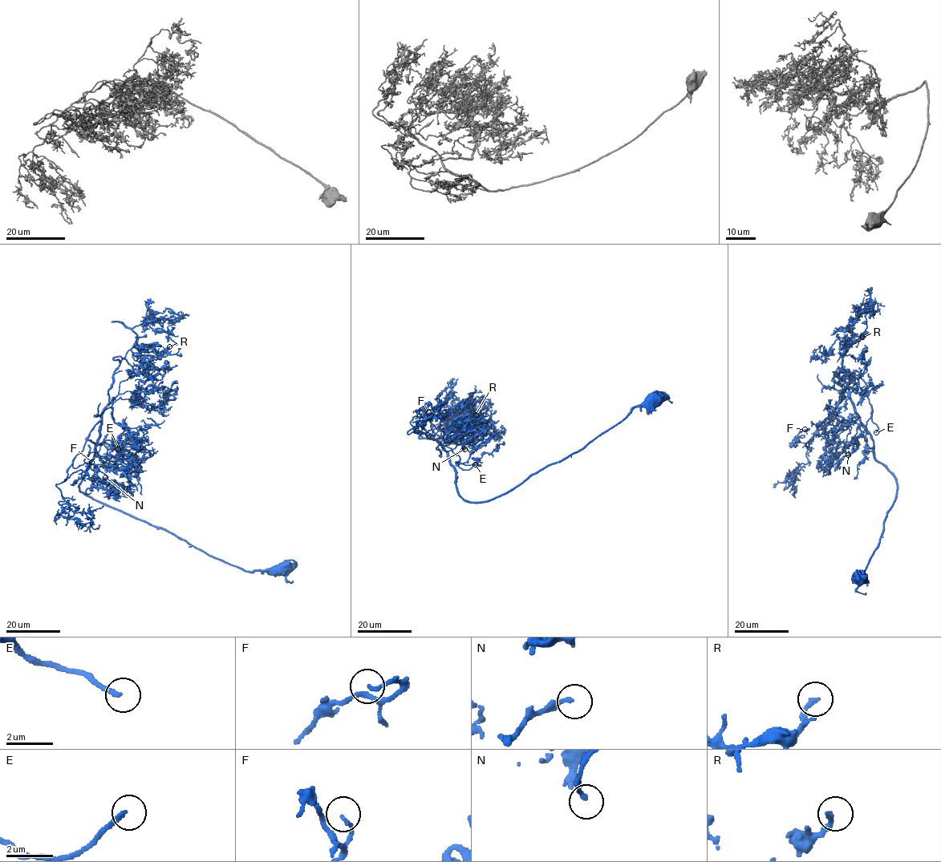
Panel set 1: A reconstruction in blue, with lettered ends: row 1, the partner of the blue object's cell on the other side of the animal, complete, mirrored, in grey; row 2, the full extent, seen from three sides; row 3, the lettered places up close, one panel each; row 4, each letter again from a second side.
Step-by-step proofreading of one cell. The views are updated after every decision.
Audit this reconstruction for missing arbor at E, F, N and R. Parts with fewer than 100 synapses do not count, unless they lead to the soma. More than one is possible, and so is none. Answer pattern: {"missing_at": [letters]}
{"missing_at": ["E"]}

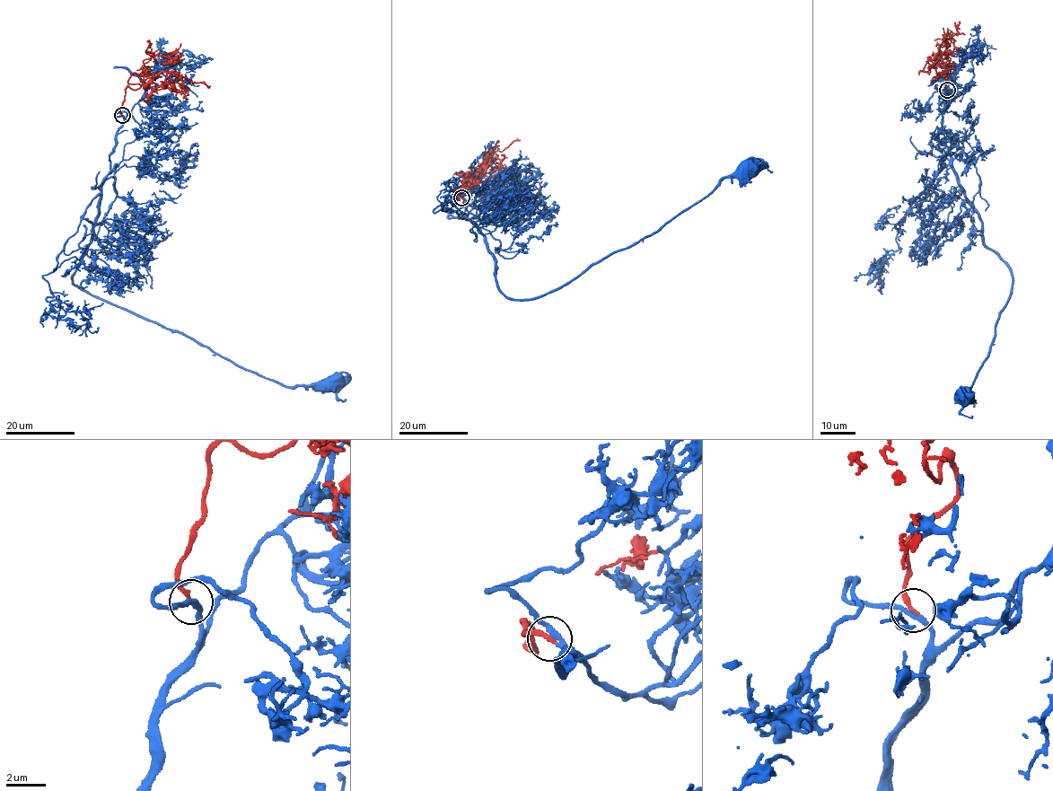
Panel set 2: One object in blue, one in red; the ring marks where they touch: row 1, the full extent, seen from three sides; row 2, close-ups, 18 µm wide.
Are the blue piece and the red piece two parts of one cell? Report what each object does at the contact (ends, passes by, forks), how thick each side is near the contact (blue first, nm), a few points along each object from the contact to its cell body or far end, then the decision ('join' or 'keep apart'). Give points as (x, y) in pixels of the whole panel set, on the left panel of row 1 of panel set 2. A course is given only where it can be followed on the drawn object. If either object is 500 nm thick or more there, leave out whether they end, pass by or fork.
blue passes by; red ends there; 240 nm thick on the blue side, 280 nm on the other; blue runs (122, 115), (74, 284), (286, 386), (331, 382); red runs (122, 115), (125, 90), (140, 86), (127, 83), (134, 73), (177, 73), (210, 86); join

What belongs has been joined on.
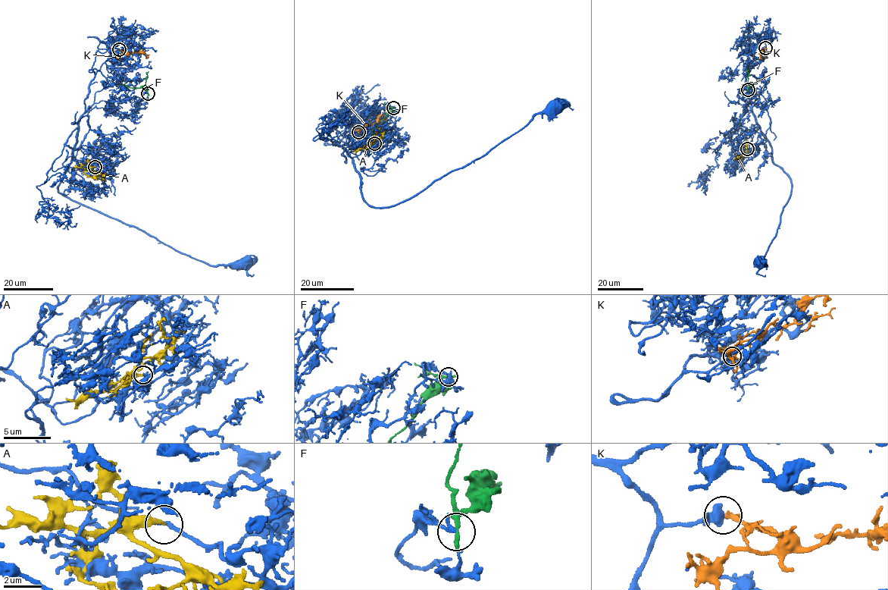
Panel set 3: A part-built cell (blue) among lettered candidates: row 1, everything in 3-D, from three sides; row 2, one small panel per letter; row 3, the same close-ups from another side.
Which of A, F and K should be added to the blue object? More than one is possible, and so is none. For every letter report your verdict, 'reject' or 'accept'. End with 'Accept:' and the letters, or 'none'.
A: reject
F: reject
K: accept
Accept: K

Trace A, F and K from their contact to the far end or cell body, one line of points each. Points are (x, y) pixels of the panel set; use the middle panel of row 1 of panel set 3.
A: (374, 143), (370, 143), (381, 136), (381, 127)
F: (393, 108), (367, 136)
K: (358, 131), (368, 123), (374, 123), (379, 116), (385, 114), (385, 117)

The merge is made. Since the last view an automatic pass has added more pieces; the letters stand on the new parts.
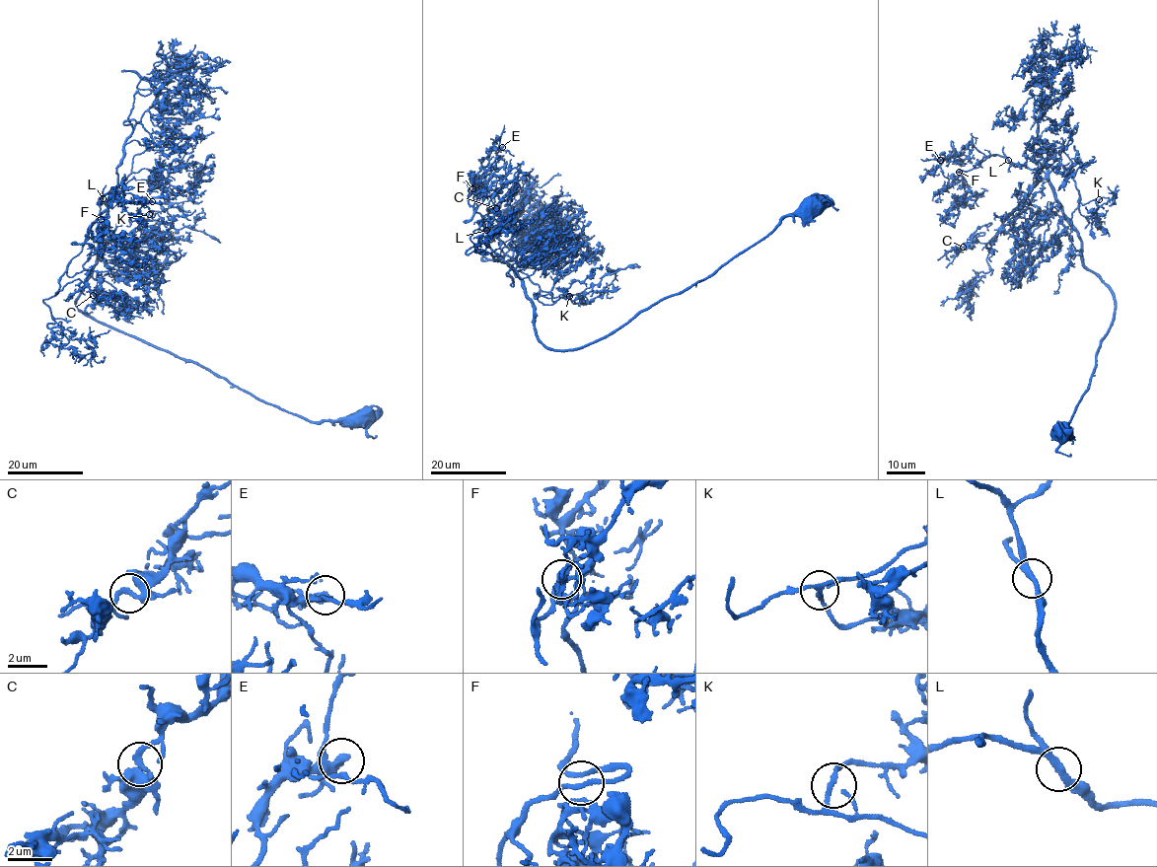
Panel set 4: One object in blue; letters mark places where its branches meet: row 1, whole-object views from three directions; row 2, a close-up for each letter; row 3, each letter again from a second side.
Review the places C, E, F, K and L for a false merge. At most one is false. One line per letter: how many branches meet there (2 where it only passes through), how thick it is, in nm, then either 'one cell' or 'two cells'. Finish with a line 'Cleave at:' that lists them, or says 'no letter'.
C: 2 branches meet; 240 nm thick; one cell
E: 2 branches meet; 320 nm thick; one cell
F: 2 branches meet; 220 nm thick; one cell
K: 2 branches meet; 190 nm thick; one cell
L: 2 branches meet; 280 nm thick; one cell
Cleave at: no letter

